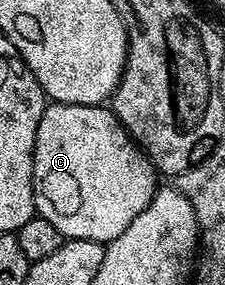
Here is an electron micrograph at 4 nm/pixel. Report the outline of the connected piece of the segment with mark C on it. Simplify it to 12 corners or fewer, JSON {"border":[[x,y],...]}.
{"border":[[46,104],[33,208],[114,241],[159,174],[112,108]]}

